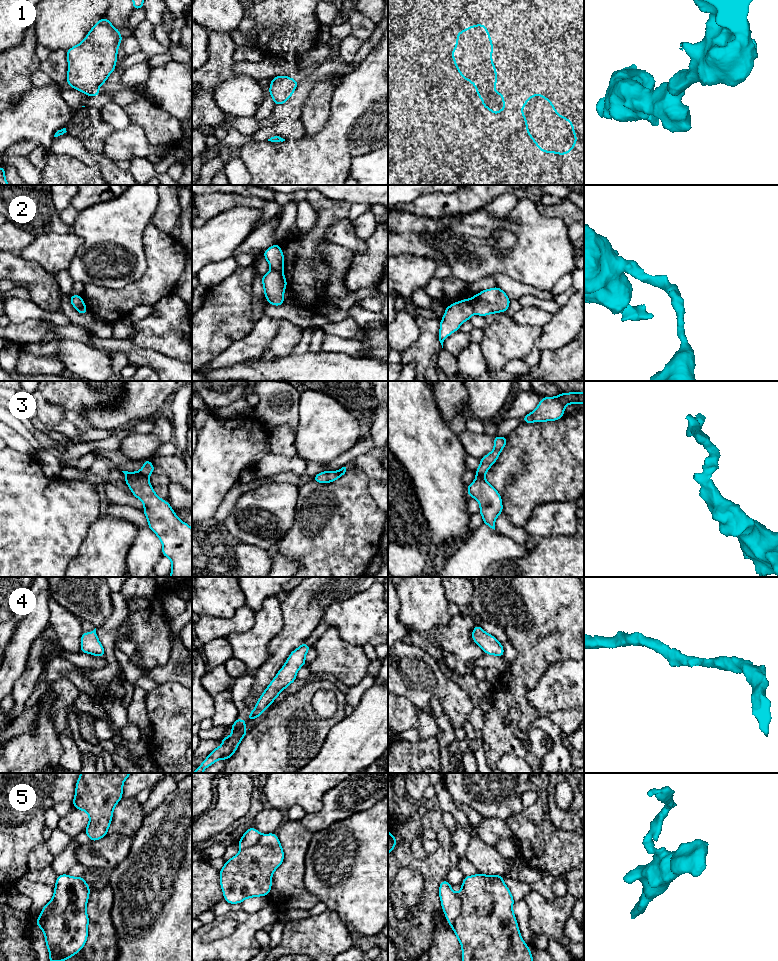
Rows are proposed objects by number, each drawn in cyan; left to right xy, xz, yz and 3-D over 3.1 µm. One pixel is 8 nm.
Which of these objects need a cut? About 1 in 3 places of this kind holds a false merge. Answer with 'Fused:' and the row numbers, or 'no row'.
Fused: 2, 3, 5

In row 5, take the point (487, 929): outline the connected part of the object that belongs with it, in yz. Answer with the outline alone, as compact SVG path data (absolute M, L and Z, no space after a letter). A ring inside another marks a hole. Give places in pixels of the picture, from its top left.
M479 873L465 876L461 891L461 911L452 929L462 948L462 961L533 961L528 945L521 937L513 913L514 899L502 880L504 875Z

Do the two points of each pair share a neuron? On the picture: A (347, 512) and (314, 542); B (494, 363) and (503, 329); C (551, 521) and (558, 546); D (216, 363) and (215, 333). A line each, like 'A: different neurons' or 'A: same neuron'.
A: same neuron
B: same neuron
C: different neurons
D: different neurons

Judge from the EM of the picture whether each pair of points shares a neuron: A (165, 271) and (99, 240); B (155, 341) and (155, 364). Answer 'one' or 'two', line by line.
A: two
B: two

